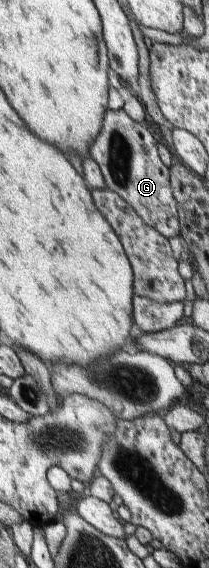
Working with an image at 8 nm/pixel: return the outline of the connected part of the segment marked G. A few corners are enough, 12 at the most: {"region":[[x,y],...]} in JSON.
{"region":[[108,109],[89,151],[145,225],[179,235],[170,168],[146,123]]}

